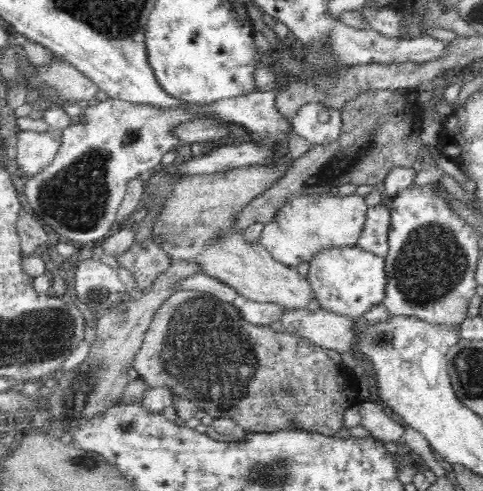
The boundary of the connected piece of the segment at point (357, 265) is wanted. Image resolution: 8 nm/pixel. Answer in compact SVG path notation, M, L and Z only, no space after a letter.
M356 246L326 251L311 262L308 275L322 309L344 316L362 317L372 306L385 304L388 275L385 257Z

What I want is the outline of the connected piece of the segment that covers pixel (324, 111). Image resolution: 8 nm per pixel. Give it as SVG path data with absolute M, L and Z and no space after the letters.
M308 102L298 108L290 123L292 128L311 145L322 144L322 142L334 142L338 138L341 116L340 111L335 108Z

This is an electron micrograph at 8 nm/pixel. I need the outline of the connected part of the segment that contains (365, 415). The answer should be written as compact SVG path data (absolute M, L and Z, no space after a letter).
M364 401L361 424L372 431L378 441L395 445L404 437L405 427L392 418L392 411L381 401Z

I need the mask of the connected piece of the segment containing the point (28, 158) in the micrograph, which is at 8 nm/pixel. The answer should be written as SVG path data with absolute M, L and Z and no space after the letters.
M52 128L42 133L20 130L16 148L18 172L30 178L48 168L58 152L62 133L61 129Z

